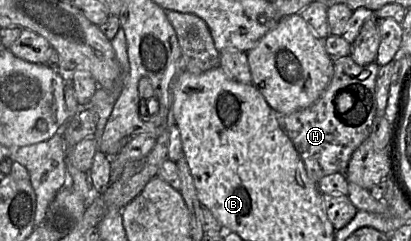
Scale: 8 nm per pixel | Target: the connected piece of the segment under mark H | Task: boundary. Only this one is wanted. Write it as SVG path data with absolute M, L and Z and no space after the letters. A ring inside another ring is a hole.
M350 55L333 63L333 77L321 97L315 103L287 115L277 114L278 123L302 160L307 176L315 183L327 175L346 172L352 154L370 136L375 118L375 86L380 66L375 62L366 66L360 66L353 61ZM349 87L356 89L355 105L347 112L339 113L336 109L336 98Z

